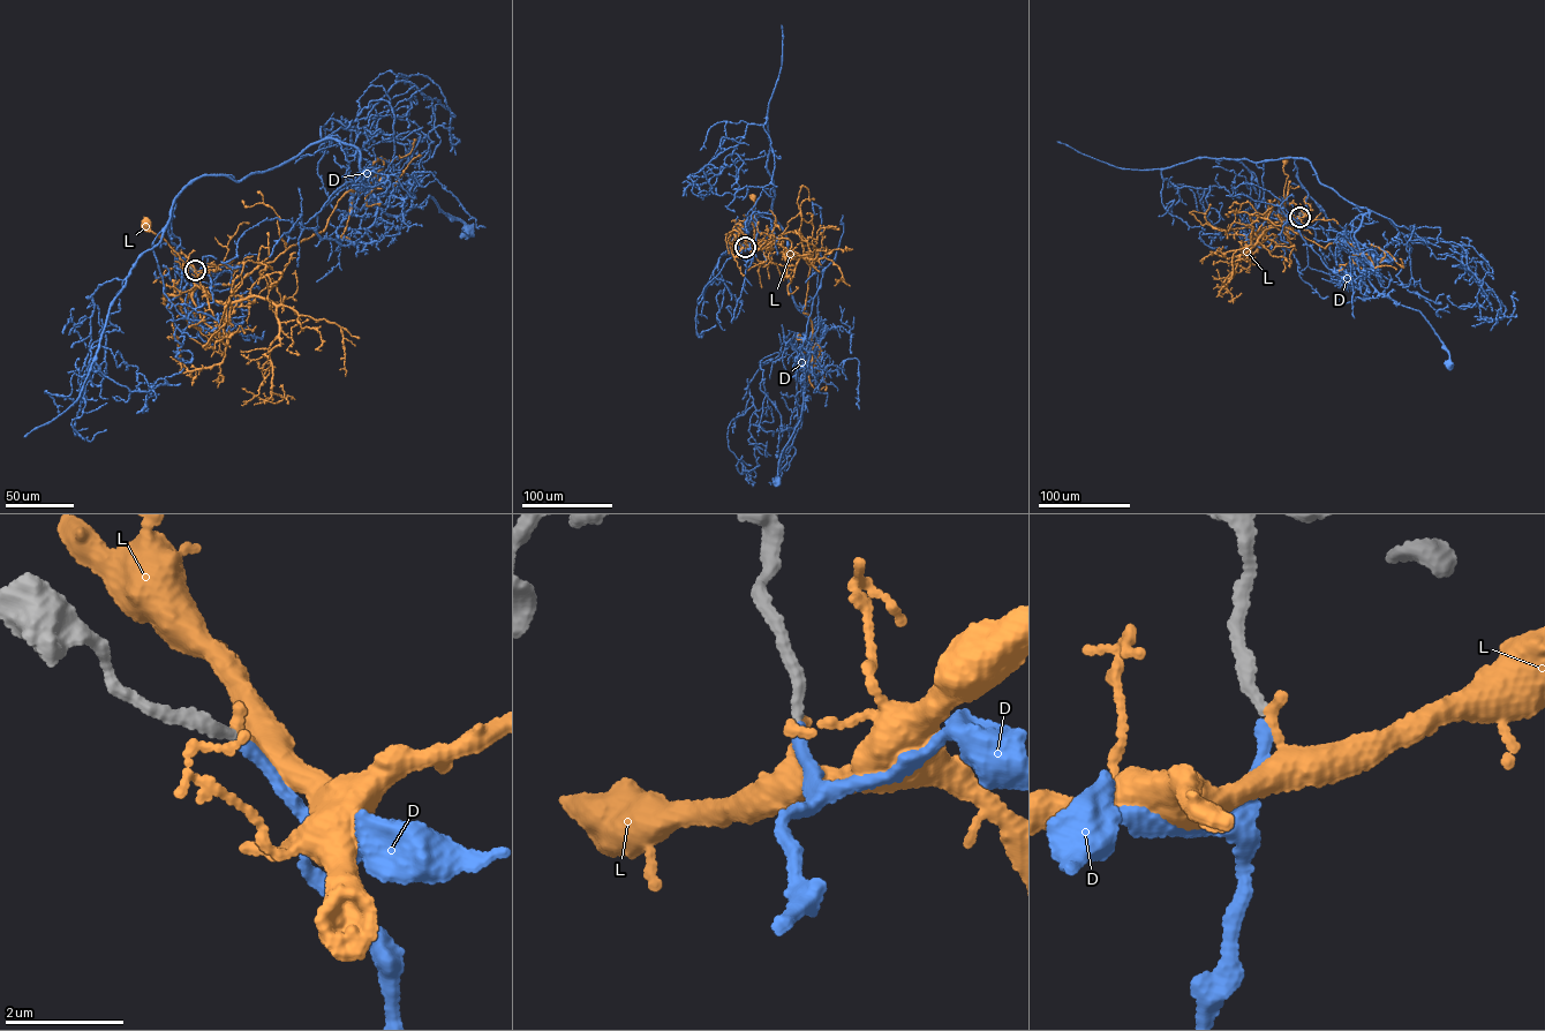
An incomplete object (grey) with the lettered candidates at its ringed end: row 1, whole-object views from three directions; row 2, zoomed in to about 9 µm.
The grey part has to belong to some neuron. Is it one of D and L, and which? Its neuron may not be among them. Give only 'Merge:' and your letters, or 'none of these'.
Merge: D

